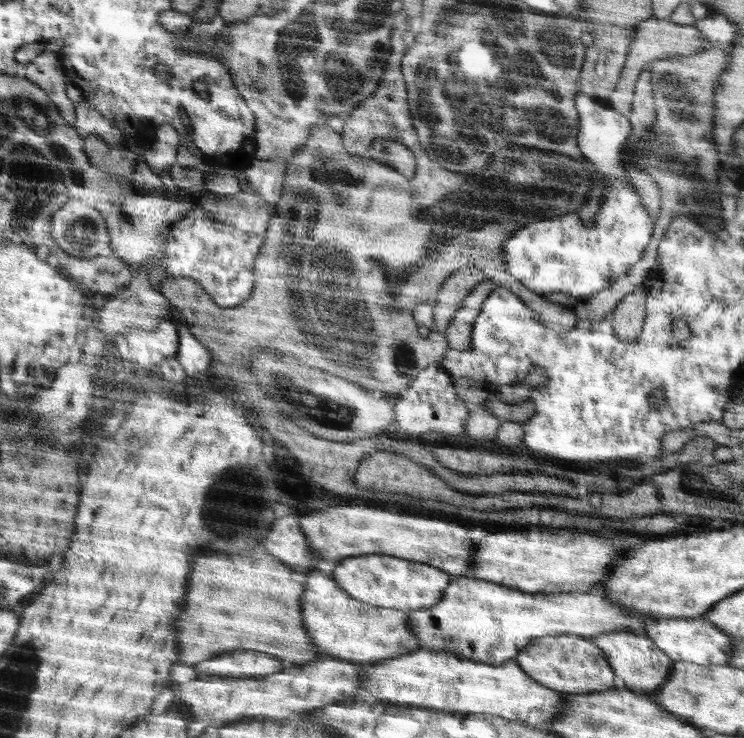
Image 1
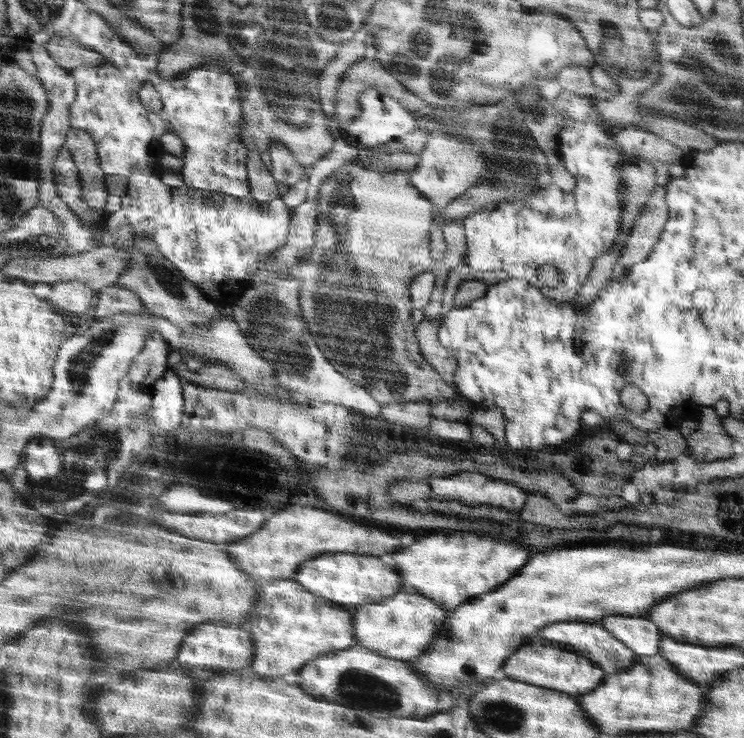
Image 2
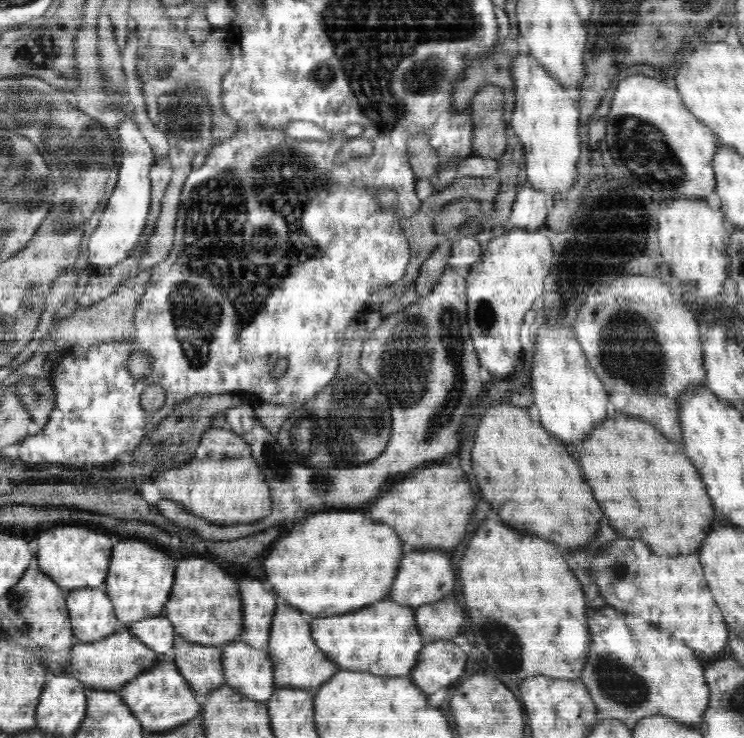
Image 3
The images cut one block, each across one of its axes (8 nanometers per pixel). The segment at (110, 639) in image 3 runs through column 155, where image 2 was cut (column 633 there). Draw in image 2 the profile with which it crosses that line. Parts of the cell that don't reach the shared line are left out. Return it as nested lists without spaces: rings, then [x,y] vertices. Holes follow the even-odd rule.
[[[562,621],[555,622],[545,626],[544,629],[538,630],[539,639],[548,639],[550,641],[562,642],[566,645],[570,644],[578,655],[583,655],[590,659],[593,663],[601,666],[602,670],[610,672],[610,674],[618,674],[626,672],[636,664],[639,655],[634,650],[626,646],[625,642],[620,641],[616,635],[605,629],[604,625],[598,622],[587,621]]]

